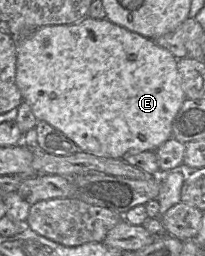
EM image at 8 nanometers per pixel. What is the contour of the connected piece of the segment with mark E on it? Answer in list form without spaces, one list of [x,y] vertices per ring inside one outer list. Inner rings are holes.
[[[87,16],[75,24],[41,26],[25,38],[16,41],[16,85],[21,92],[23,101],[29,104],[37,121],[47,122],[61,131],[81,151],[99,157],[122,159],[127,154],[155,151],[172,138],[172,124],[186,96],[178,73],[178,59],[167,49],[158,46],[153,40],[116,25],[107,18],[93,19]]]

